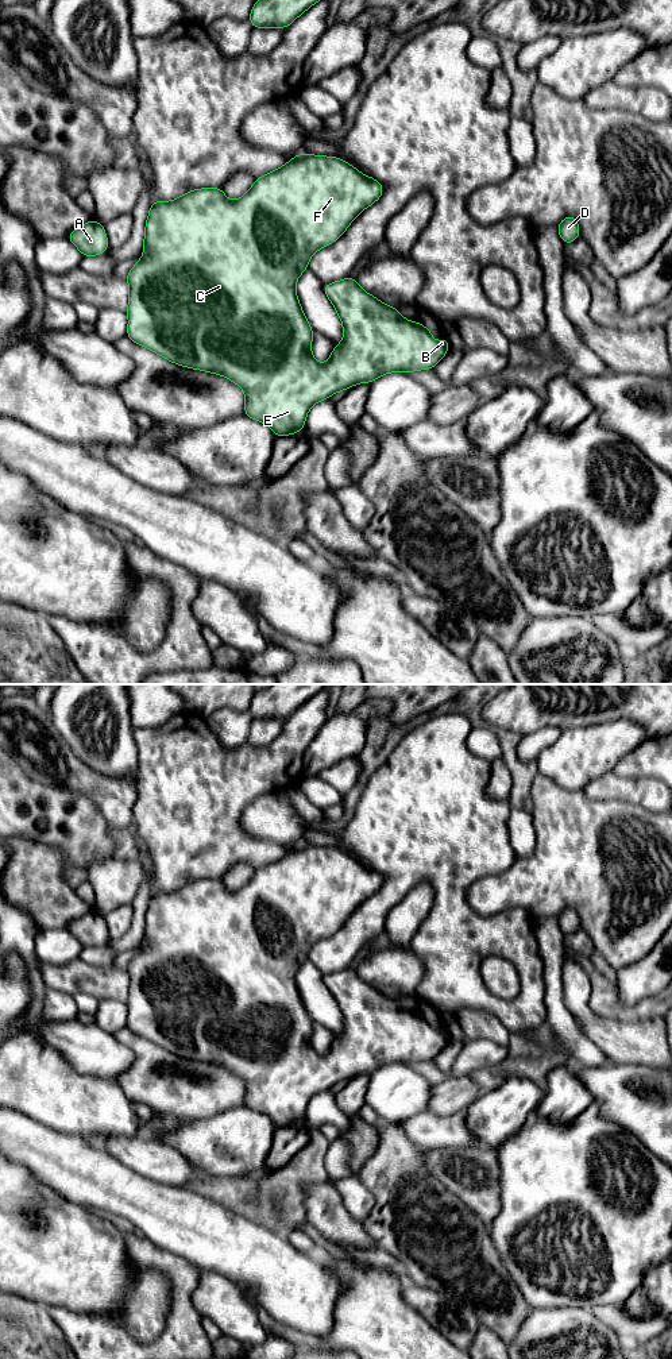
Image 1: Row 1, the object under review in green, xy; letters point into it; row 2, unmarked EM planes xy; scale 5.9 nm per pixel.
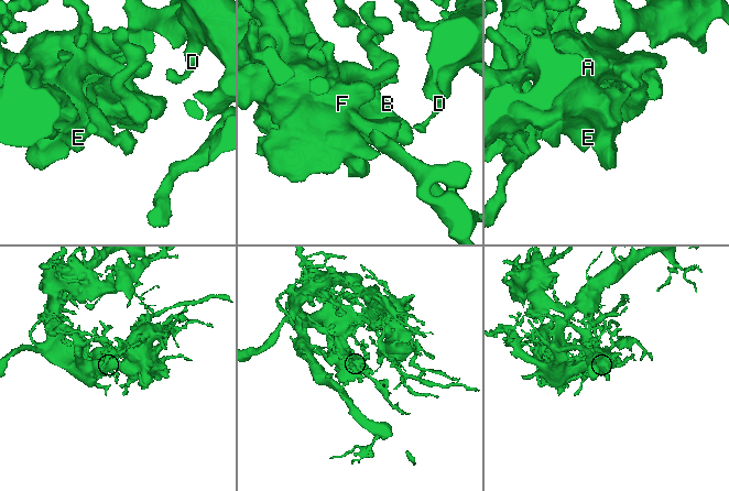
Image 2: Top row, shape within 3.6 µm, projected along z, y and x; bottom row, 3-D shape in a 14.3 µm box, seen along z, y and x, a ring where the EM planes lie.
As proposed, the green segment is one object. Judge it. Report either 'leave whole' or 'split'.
leave whole

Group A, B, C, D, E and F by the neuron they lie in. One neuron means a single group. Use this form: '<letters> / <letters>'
A B C D E F

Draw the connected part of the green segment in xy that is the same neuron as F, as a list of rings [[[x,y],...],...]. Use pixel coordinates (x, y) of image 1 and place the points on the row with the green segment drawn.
[[[312,154],[294,155],[286,165],[255,179],[250,190],[240,198],[229,201],[223,188],[201,188],[190,190],[173,201],[151,201],[151,208],[144,227],[144,255],[128,271],[125,279],[130,287],[128,297],[128,328],[125,336],[134,343],[151,350],[162,358],[188,368],[202,370],[206,372],[223,375],[242,387],[246,395],[244,416],[269,425],[275,437],[289,436],[304,431],[306,414],[310,408],[328,399],[335,393],[351,389],[356,383],[371,383],[387,372],[410,374],[417,370],[433,370],[433,367],[448,354],[449,343],[447,337],[433,343],[432,331],[425,325],[403,318],[397,308],[383,304],[376,297],[364,292],[352,277],[323,286],[325,296],[335,306],[344,331],[341,343],[333,347],[333,351],[325,364],[318,363],[312,355],[310,347],[314,331],[309,325],[298,296],[296,282],[308,269],[310,256],[323,247],[335,243],[366,208],[378,201],[383,194],[383,186],[372,177],[362,174],[356,167],[337,157],[324,157]]]

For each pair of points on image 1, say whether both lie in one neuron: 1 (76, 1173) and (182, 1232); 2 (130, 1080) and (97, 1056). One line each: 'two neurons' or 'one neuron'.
1: one neuron
2: two neurons

